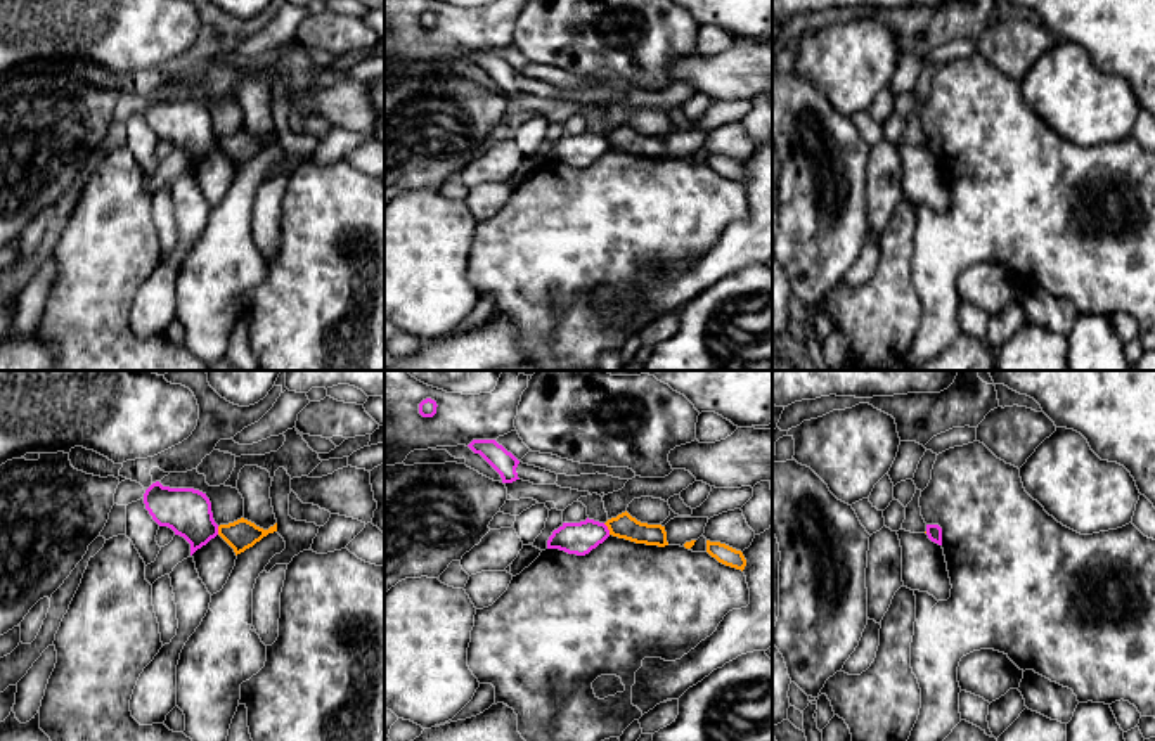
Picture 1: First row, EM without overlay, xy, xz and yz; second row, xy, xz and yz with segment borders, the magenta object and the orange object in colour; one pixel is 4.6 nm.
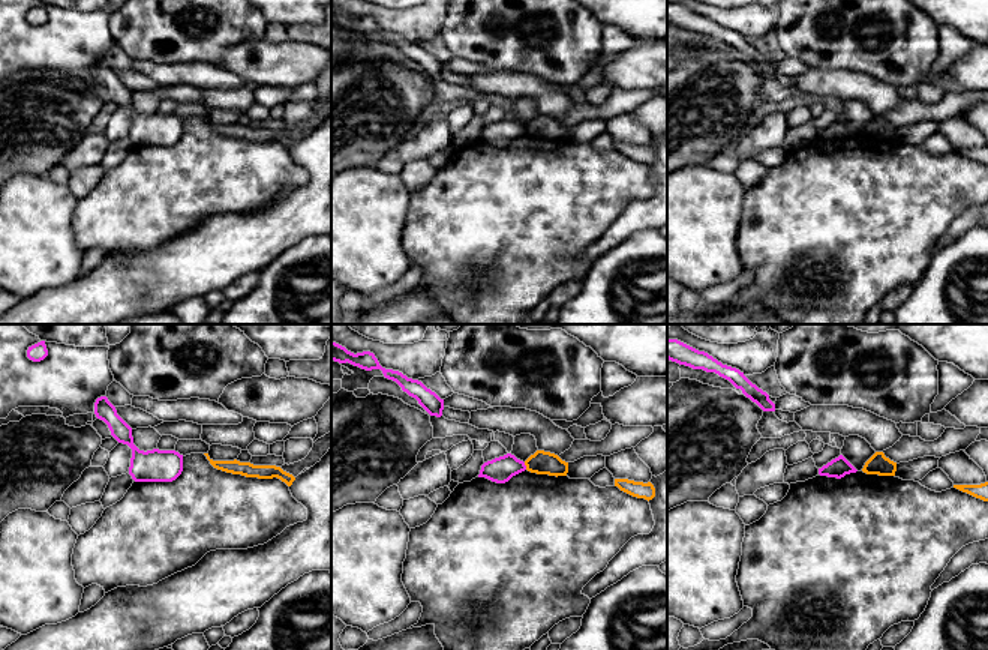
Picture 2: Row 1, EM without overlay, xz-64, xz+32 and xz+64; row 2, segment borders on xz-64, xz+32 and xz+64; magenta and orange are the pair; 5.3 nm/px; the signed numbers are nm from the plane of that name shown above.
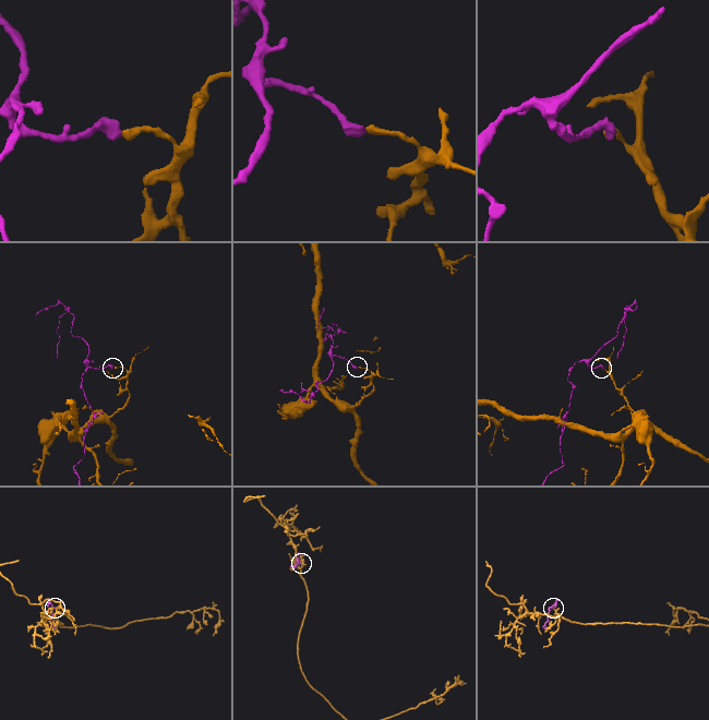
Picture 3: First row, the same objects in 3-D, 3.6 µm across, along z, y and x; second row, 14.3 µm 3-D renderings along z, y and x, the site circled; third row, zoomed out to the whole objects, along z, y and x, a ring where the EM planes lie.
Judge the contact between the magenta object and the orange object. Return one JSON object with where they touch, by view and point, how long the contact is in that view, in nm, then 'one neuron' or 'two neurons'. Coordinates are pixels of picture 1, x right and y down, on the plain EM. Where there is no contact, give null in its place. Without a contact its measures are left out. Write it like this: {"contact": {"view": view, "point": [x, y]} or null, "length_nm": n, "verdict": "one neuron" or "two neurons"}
{"contact": {"view": "xz", "point": [606, 141]}, "length_nm": 70, "verdict": "two neurons"}

